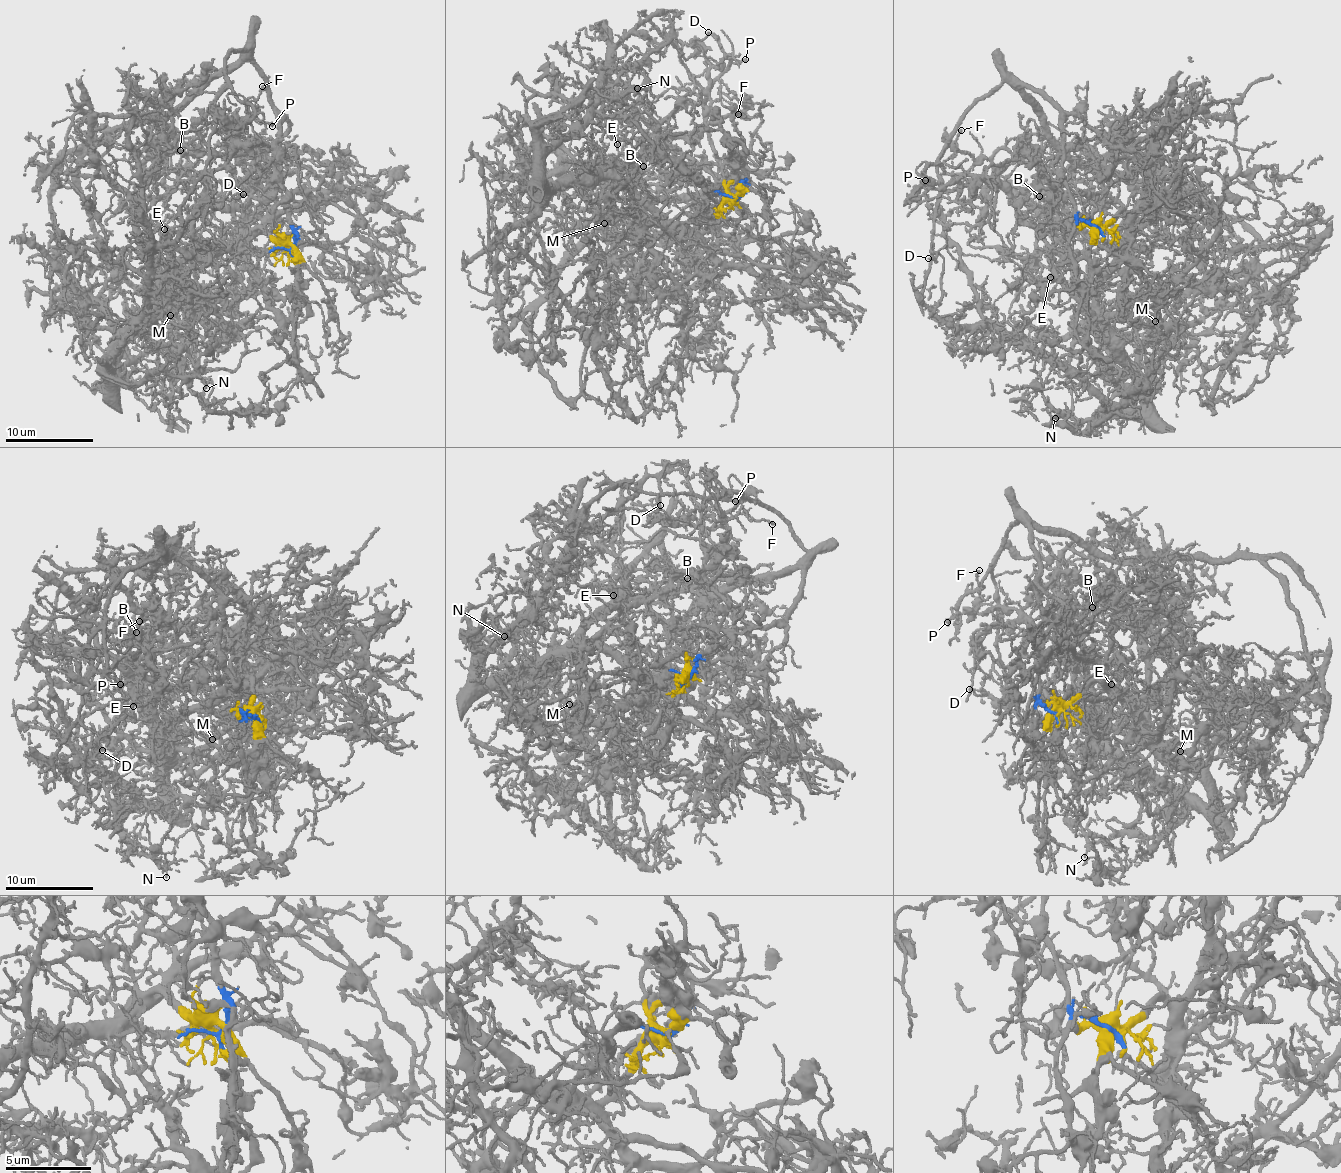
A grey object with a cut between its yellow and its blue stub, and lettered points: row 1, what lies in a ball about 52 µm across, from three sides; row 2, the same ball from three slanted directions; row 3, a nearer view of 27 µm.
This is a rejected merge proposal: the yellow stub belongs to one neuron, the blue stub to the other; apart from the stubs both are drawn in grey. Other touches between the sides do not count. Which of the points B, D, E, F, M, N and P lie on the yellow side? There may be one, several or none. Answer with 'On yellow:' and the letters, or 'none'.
On yellow: B, E, M, N

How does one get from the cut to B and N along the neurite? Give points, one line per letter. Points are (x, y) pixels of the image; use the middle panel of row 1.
B: (736, 200), (724, 203), (705, 231), (681, 230), (603, 174), (590, 171), (595, 179), (625, 178), (642, 166)
N: (736, 200), (694, 231), (661, 223), (601, 172), (561, 187), (540, 180), (539, 126), (590, 88), (637, 87)

